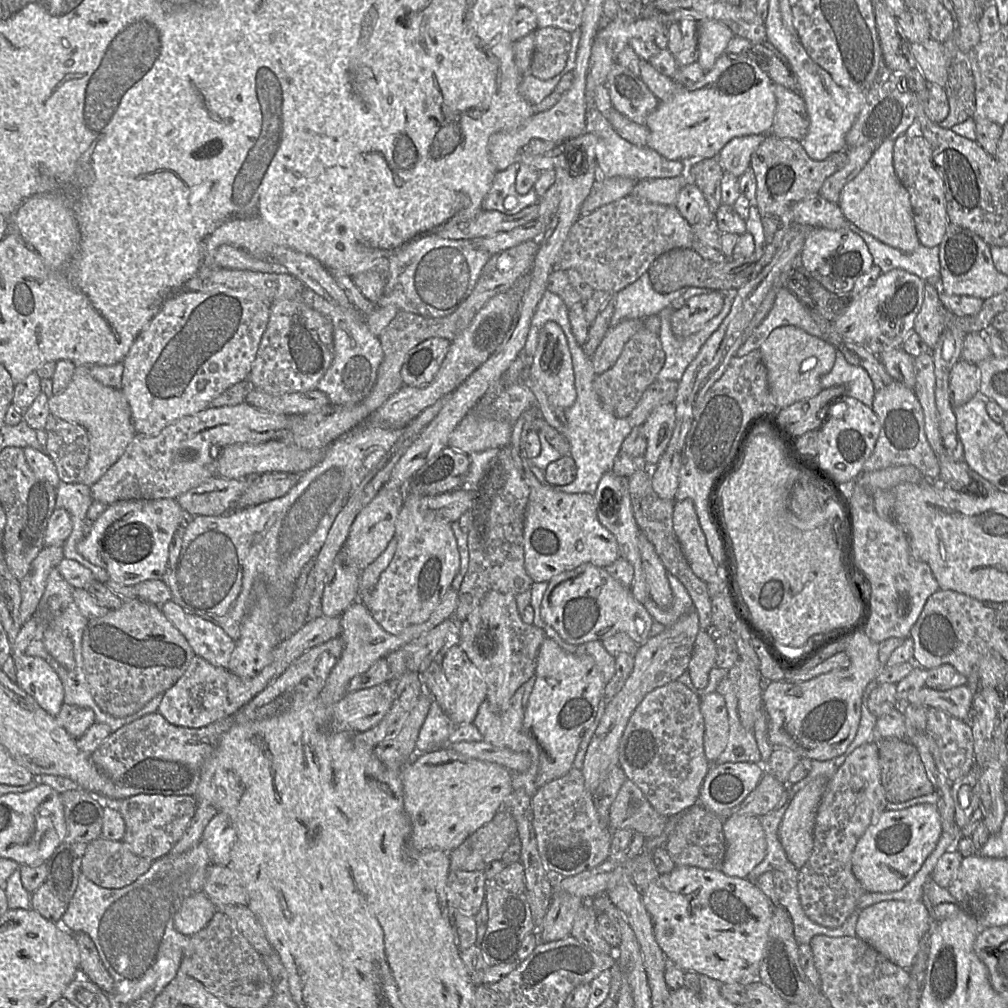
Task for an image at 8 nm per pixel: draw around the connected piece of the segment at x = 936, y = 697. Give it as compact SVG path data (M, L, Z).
M967 684L950 690L934 690L923 687L917 692L911 692L908 701L911 705L942 710L963 721L970 721L972 717L973 693Z

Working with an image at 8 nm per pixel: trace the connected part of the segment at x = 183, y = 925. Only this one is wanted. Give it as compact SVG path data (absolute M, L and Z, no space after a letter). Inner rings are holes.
M203 892L185 898L174 918L175 929L188 937L198 933L211 921L218 907Z

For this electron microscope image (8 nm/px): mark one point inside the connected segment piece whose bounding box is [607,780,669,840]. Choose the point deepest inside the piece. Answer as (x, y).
(630, 809)

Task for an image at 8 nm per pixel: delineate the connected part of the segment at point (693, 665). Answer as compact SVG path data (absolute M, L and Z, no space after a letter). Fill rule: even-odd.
M700 630L692 650L687 673L691 674L697 688L705 688L709 683L710 671L716 667L716 645L711 636Z

